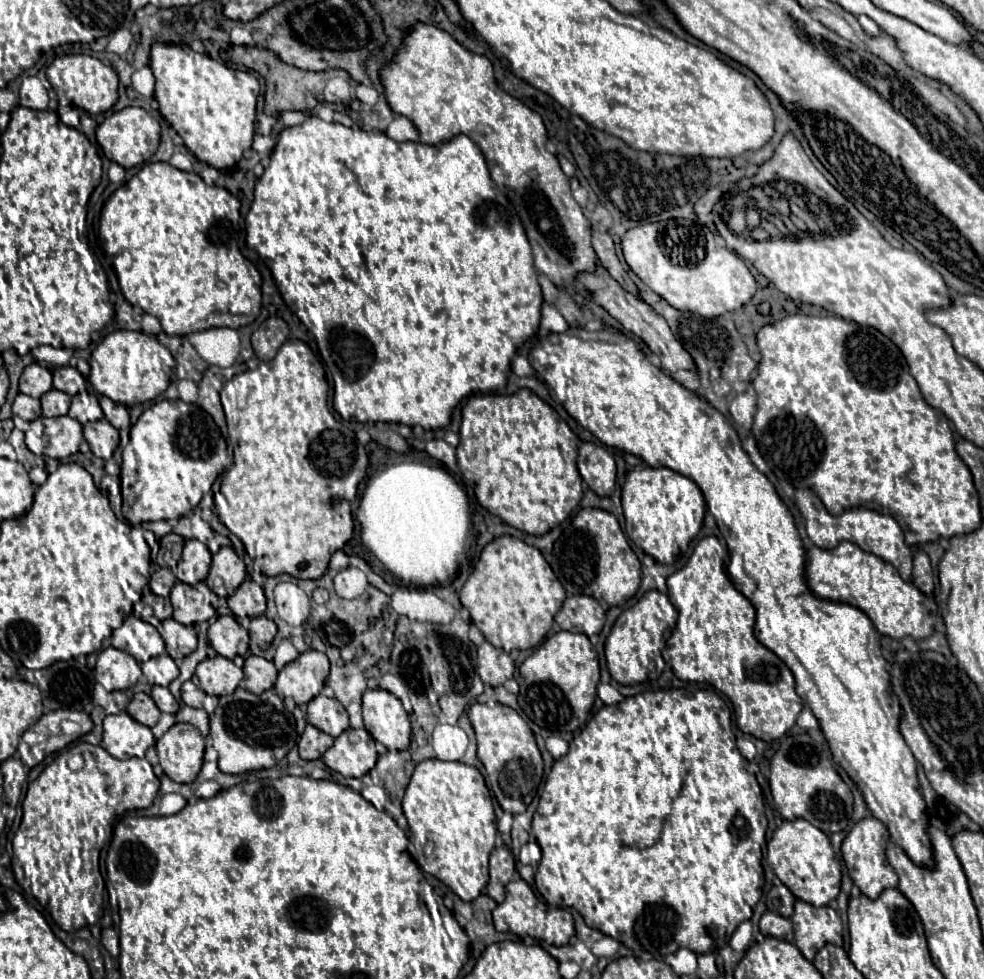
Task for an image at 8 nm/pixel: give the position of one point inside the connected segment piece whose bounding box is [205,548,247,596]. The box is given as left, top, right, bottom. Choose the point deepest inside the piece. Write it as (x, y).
(226, 563)

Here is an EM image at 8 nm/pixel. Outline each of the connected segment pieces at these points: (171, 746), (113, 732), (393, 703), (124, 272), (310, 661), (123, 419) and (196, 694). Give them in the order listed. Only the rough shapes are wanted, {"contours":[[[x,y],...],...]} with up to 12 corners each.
{"contours":[[[173,724],[155,744],[159,766],[191,784],[205,740],[191,724]],[[127,712],[103,720],[103,746],[119,758],[143,758],[151,728]],[[387,690],[363,694],[367,732],[387,750],[407,750],[411,722]],[[167,162],[101,212],[131,306],[169,336],[259,316],[239,200]],[[307,650],[279,672],[275,690],[301,706],[321,692],[327,656]],[[101,398],[101,408],[117,430],[131,426],[123,404]],[[191,680],[181,686],[181,700],[201,708],[205,692]]]}

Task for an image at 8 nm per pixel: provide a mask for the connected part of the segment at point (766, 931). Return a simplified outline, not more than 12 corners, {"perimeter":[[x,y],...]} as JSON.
{"perimeter":[[765,912],[759,920],[763,936],[793,942],[793,926],[787,918]]}

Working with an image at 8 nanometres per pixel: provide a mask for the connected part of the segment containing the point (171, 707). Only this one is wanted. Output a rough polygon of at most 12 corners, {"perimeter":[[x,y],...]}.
{"perimeter":[[153,686],[151,698],[157,708],[167,714],[181,710],[169,688]]}

